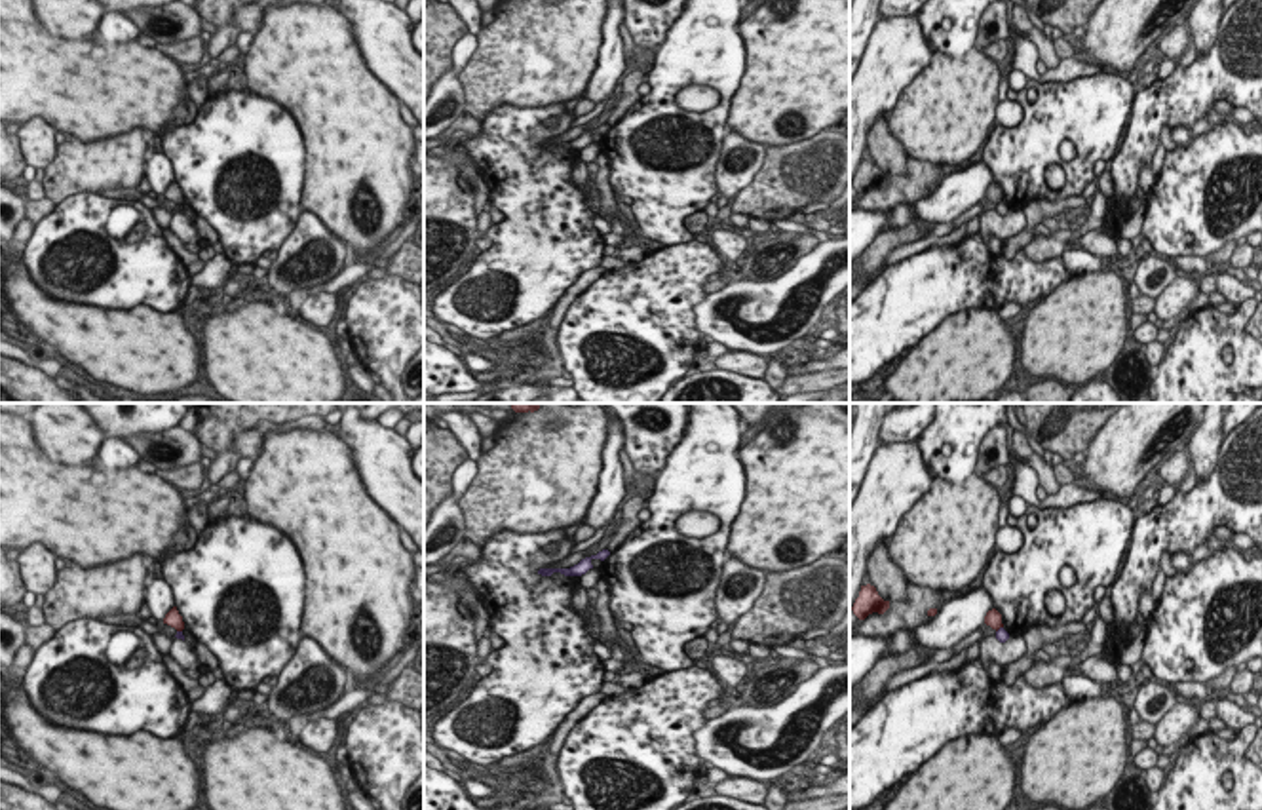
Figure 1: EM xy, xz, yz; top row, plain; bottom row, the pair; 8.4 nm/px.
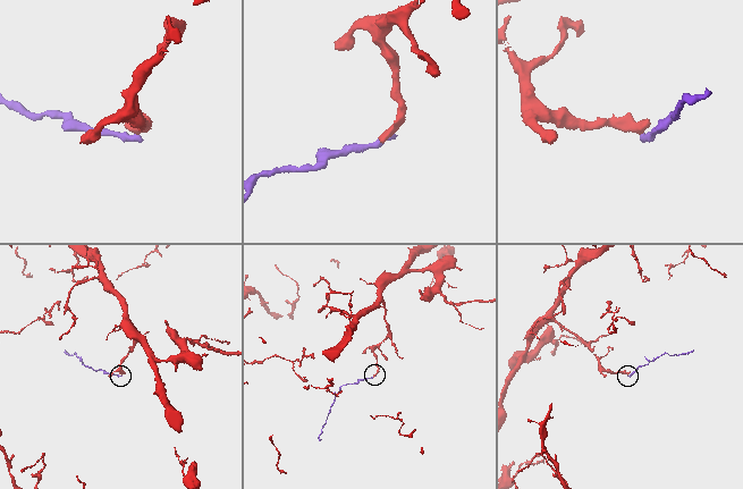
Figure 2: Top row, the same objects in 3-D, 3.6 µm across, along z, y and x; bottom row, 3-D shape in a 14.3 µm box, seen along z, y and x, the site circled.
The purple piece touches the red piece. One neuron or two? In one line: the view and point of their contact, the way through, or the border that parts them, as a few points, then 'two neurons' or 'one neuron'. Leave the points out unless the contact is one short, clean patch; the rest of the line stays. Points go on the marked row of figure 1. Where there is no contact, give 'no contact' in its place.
contact yz (998, 630); border yz (1002, 626), (996, 632); two neurons

